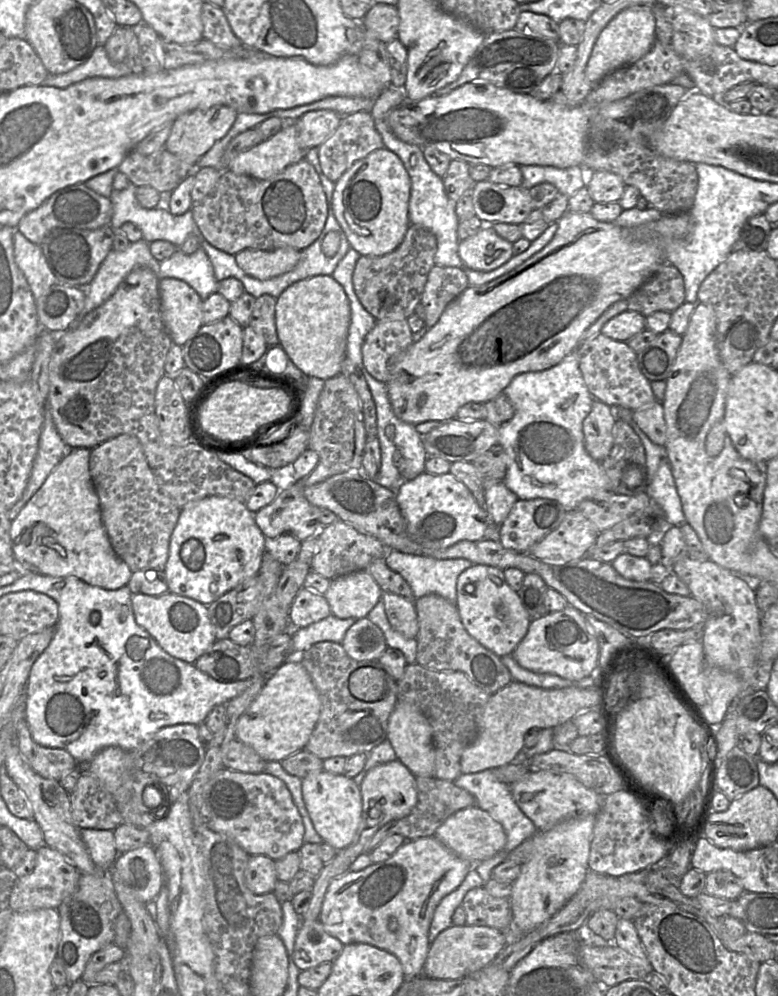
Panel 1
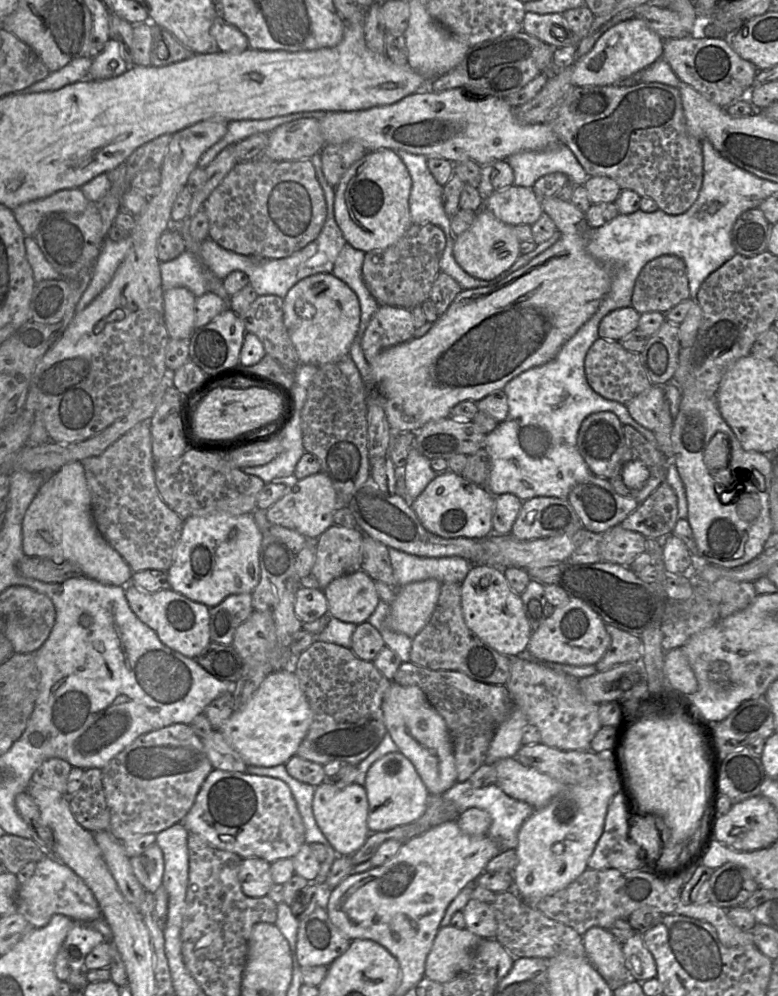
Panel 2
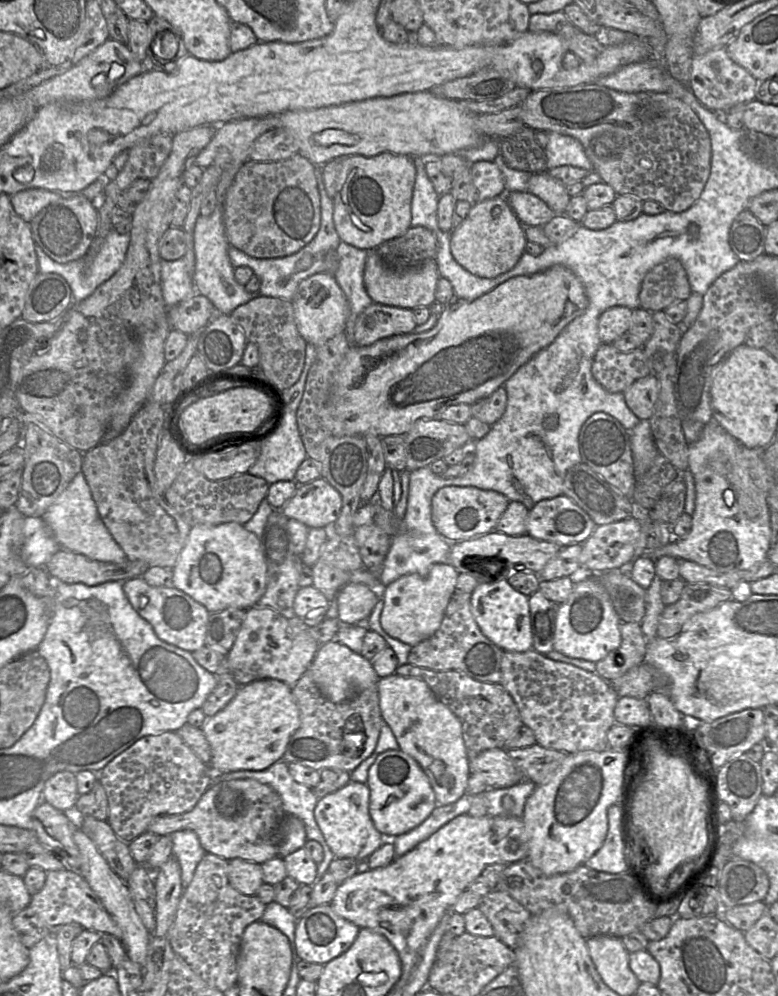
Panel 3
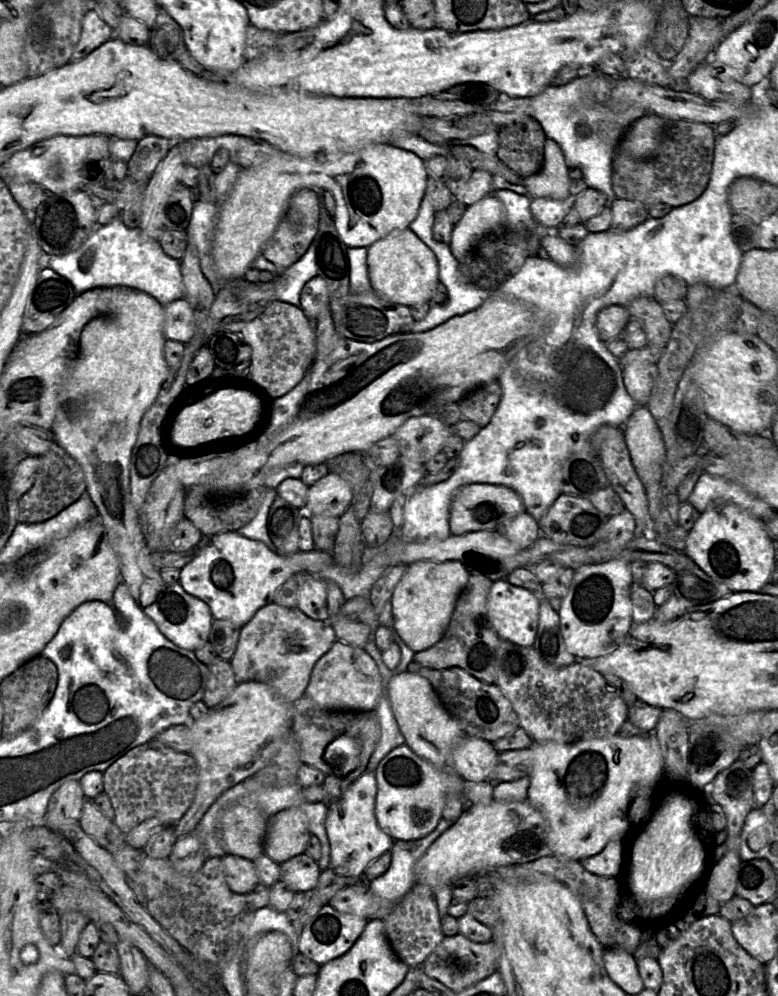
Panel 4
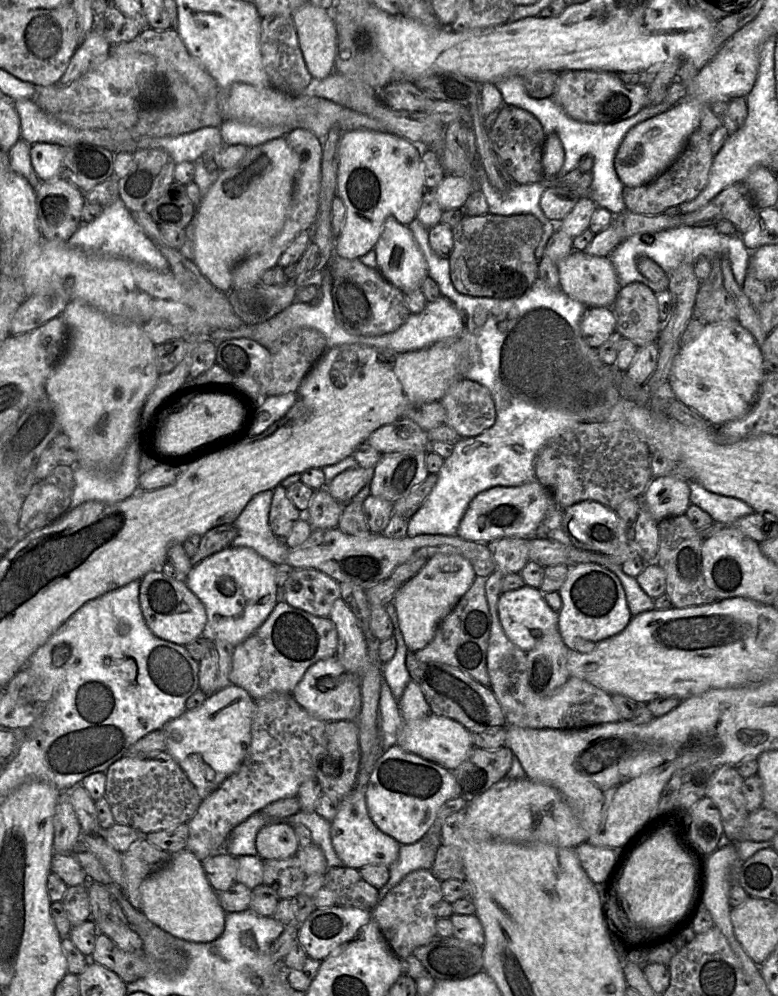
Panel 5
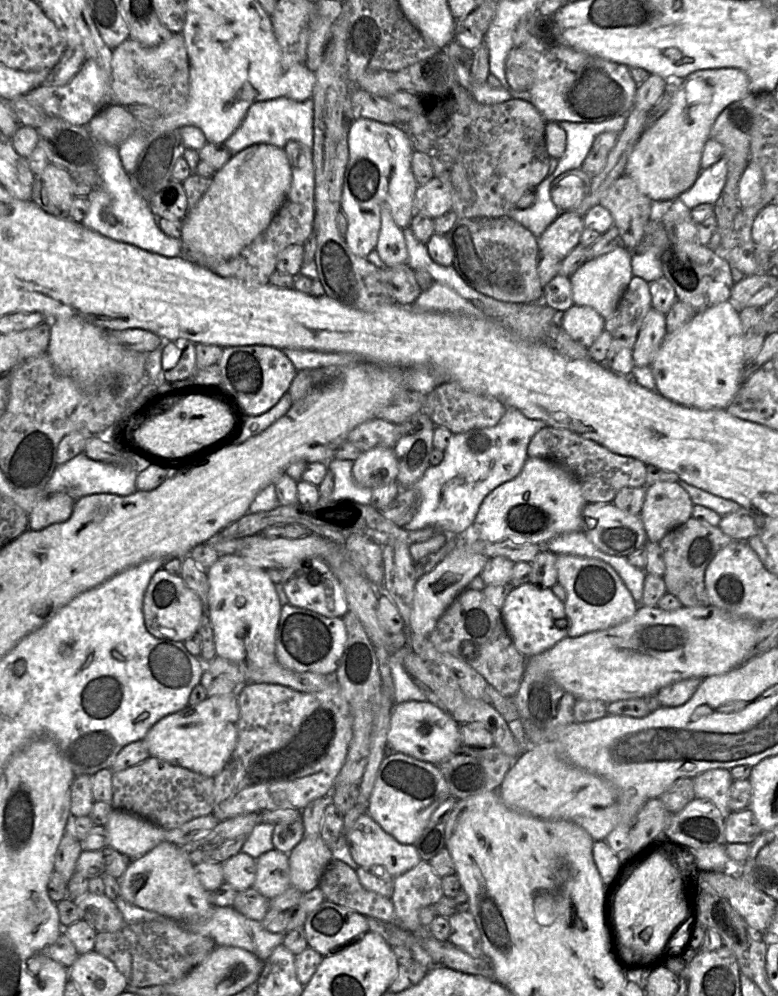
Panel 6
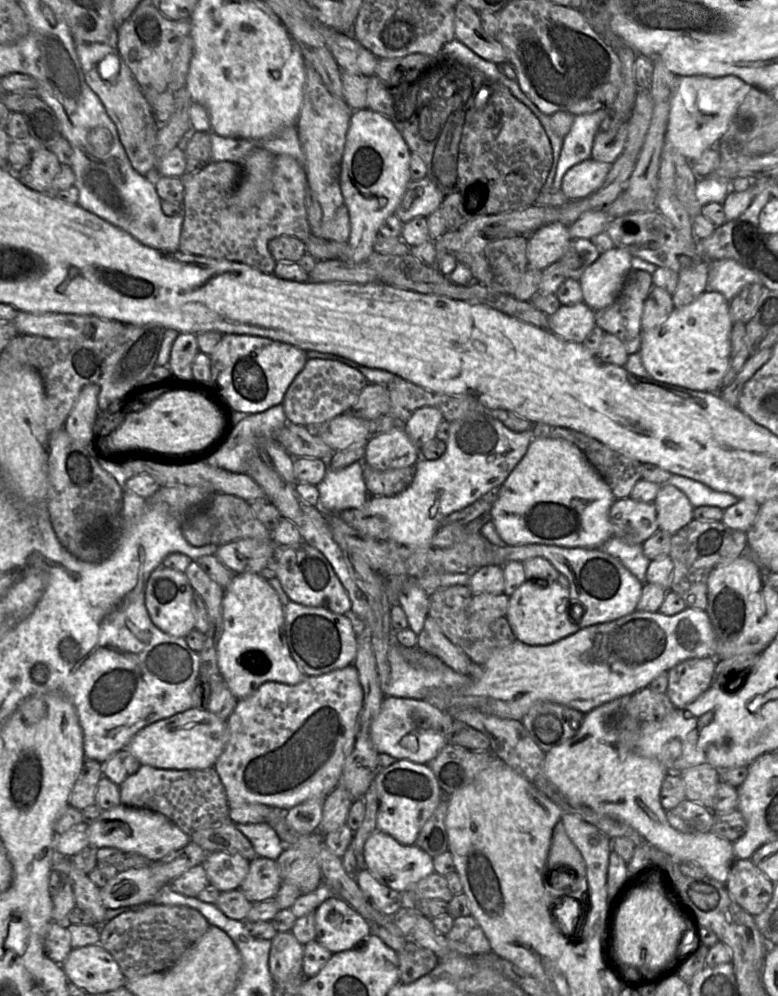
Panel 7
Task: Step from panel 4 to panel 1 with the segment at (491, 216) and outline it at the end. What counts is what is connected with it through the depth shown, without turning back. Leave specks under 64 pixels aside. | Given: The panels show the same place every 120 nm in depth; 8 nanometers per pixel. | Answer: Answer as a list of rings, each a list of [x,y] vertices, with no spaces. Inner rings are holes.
[[[491,225],[461,240],[458,254],[468,267],[484,272],[498,268],[514,255],[512,243],[500,237]]]

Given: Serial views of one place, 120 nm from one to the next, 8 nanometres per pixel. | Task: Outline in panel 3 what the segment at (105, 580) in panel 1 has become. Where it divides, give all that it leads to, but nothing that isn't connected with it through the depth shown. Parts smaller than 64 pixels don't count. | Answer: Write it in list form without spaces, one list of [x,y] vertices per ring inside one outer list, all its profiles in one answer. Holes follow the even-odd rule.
[[[83,472],[73,478],[42,518],[61,549],[101,562],[123,563],[127,560],[125,552],[102,521]]]

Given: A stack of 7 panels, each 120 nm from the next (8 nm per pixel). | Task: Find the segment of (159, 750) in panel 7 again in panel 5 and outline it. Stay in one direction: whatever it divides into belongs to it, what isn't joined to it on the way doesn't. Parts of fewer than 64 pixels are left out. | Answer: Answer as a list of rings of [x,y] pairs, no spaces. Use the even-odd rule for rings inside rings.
[[[230,684],[208,695],[198,708],[186,710],[163,727],[166,751],[177,761],[204,800],[241,766],[251,742],[255,699],[243,688]]]

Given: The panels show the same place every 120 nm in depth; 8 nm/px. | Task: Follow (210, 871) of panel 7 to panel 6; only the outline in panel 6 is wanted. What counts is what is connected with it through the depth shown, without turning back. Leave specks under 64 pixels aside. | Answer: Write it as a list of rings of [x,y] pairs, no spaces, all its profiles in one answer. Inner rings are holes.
[[[240,851],[221,864],[225,882],[238,892],[253,886],[256,878],[256,861],[250,855]]]

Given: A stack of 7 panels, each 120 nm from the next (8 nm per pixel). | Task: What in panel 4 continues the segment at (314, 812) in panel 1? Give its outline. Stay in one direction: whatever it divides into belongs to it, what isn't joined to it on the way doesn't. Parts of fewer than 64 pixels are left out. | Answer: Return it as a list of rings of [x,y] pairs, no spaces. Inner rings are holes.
[[[365,772],[345,790],[339,800],[328,806],[325,828],[331,847],[329,868],[338,875],[360,877],[364,875],[366,868],[374,860],[392,849],[395,840],[379,827],[375,817],[376,795],[377,782],[375,772]]]

